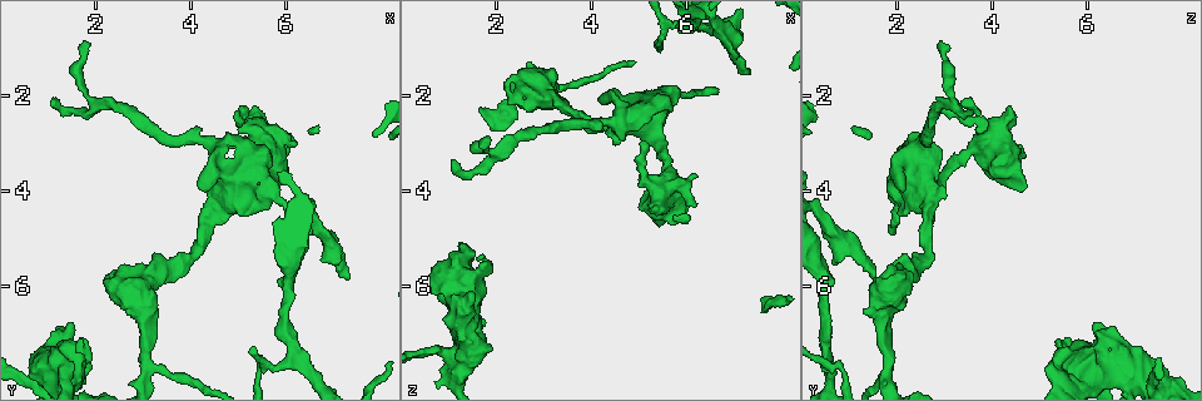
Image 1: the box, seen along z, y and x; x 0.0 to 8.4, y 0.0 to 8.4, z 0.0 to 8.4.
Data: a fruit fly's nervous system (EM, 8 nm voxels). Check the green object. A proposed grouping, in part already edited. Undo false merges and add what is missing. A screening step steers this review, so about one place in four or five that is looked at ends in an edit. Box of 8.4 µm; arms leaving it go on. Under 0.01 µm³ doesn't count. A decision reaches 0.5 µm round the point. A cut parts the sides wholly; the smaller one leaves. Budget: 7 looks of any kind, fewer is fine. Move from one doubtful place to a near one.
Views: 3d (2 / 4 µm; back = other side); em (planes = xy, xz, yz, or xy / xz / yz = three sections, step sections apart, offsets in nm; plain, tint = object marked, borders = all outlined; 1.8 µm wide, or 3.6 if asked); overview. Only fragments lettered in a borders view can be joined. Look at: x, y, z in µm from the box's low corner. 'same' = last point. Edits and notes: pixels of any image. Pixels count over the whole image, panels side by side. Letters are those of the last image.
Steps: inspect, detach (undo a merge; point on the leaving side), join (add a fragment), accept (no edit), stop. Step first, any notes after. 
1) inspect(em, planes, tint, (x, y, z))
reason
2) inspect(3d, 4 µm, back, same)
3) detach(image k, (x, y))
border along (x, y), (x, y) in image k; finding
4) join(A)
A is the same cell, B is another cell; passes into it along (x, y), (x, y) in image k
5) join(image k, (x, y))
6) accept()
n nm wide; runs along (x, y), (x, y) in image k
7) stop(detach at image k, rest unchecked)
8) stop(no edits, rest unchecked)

inspect(em, 3.6 µm, xy, step 8, tint, (1.35, 7.55, 6.15))
abrupt turn

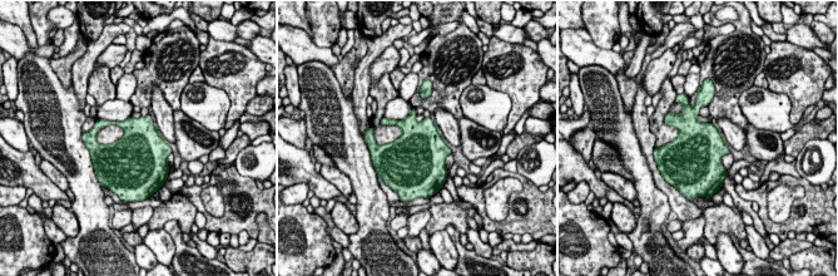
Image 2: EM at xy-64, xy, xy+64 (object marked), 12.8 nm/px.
inspect(em, 3.6 µm, xy, step 8, borders, same)

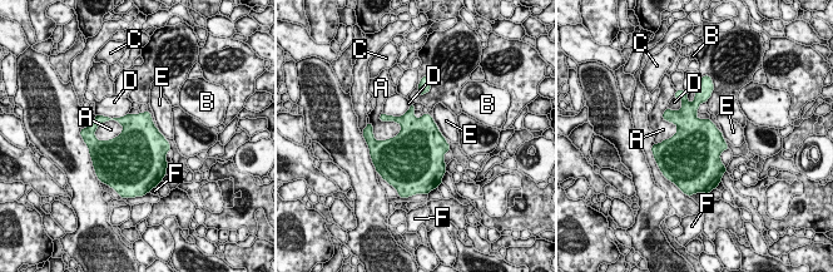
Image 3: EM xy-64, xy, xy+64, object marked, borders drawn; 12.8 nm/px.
accept()
650 nm wide; A, B, C, D, E and F are other cells; border along (123, 125), (109, 139), (94, 136) in image 3; continuous, no second neuron

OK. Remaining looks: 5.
inspect(em, 3.6 µm, planes, borders, (1.85, 0.90, 2.95))
an open end

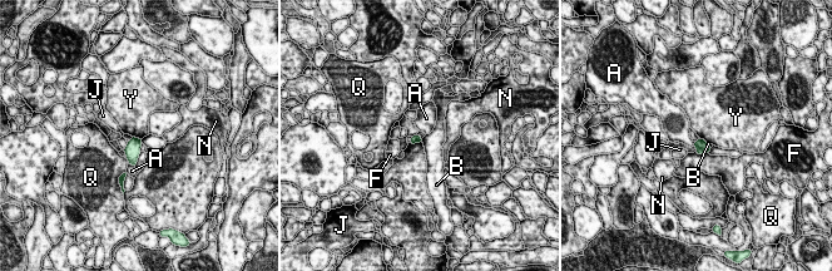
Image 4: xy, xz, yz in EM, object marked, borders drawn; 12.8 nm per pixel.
accept()
F touches over 200 nm; A, B, F, J, N, Q and Y are other cells; no lettered fragment goes on from it

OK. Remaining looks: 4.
inspect(3d, 4 µm, (7.35, 5.75, 1.50))
branch stops here

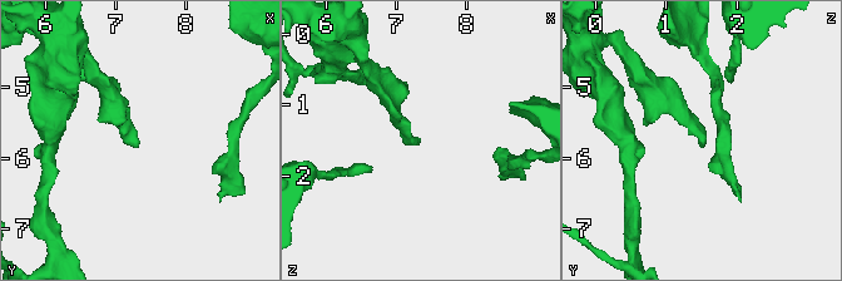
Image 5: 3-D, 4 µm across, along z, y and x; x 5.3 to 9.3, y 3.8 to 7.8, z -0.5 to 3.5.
inspect(em, 3.6 µm, yz, step 16, borders, (7.30, 5.80, 1.45))

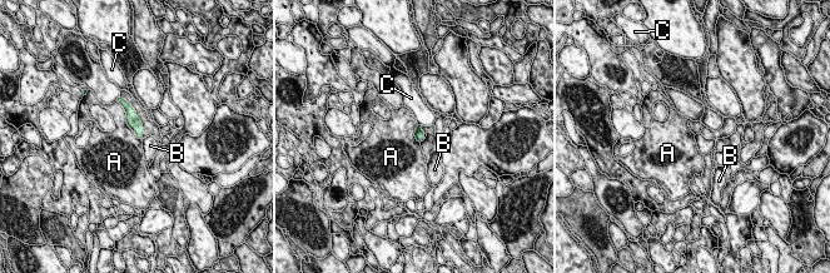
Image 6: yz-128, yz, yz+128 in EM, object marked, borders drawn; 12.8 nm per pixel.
inspect(em, 3.6 µm, planes, borders, same)

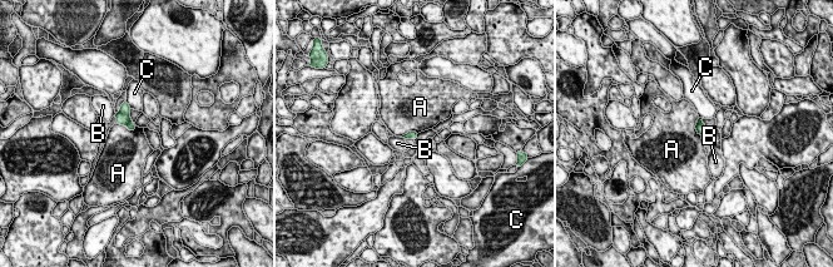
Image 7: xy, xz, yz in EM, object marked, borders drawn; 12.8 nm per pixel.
accept()
A touches over 300 nm; A, B and C are other cells; border along (130, 109), (133, 132) in image 7; none of them fits

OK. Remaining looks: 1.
stop(no edits, rest unchecked)

